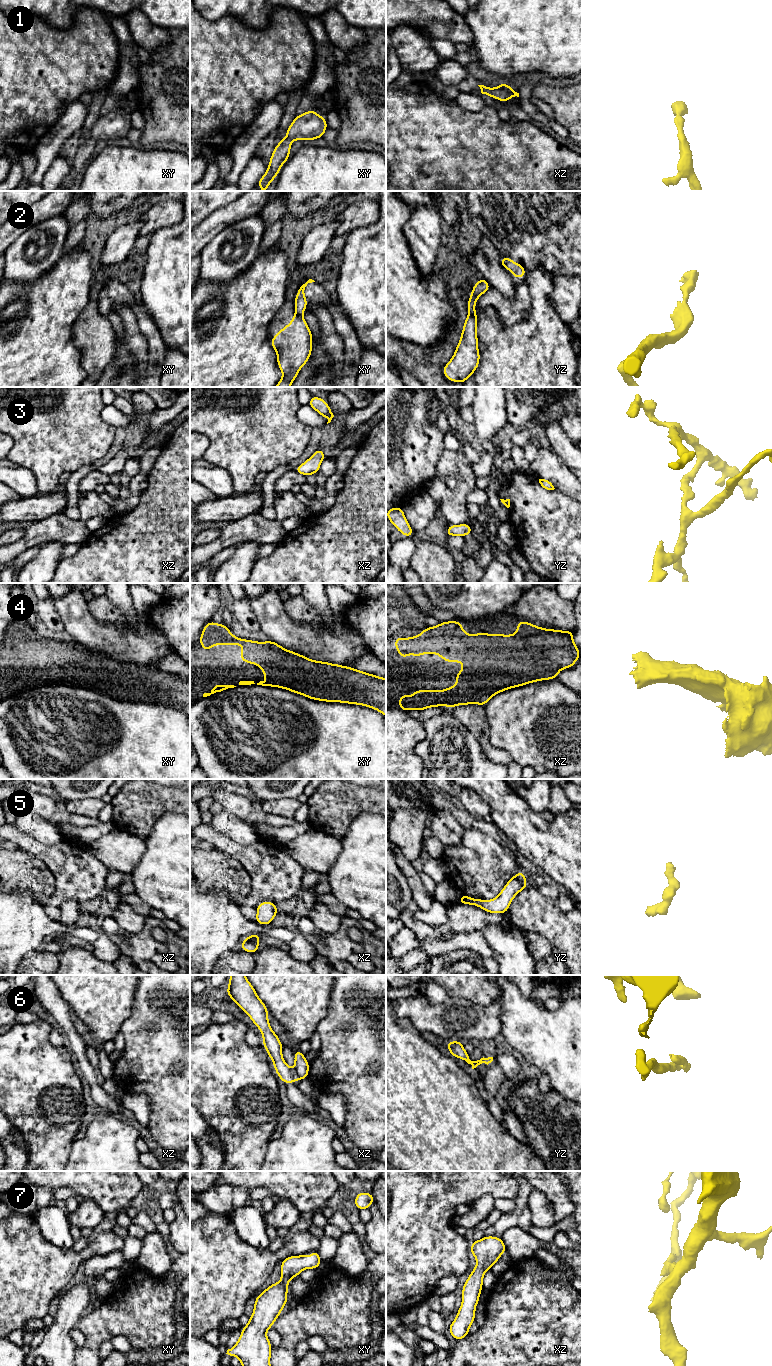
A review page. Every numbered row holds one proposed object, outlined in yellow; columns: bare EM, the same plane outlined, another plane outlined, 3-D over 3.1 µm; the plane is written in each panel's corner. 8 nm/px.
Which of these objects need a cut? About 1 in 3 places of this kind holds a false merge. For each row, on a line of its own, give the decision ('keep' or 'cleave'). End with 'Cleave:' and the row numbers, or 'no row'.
1: keep
2: cleave
3: keep
4: keep
5: keep
6: cleave
7: keep
Cleave: 2, 6

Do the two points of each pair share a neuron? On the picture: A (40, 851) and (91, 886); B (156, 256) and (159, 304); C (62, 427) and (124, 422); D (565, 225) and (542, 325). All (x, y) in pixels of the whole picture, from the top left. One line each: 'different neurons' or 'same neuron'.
A: same neuron
B: same neuron
C: different neurons
D: different neurons

